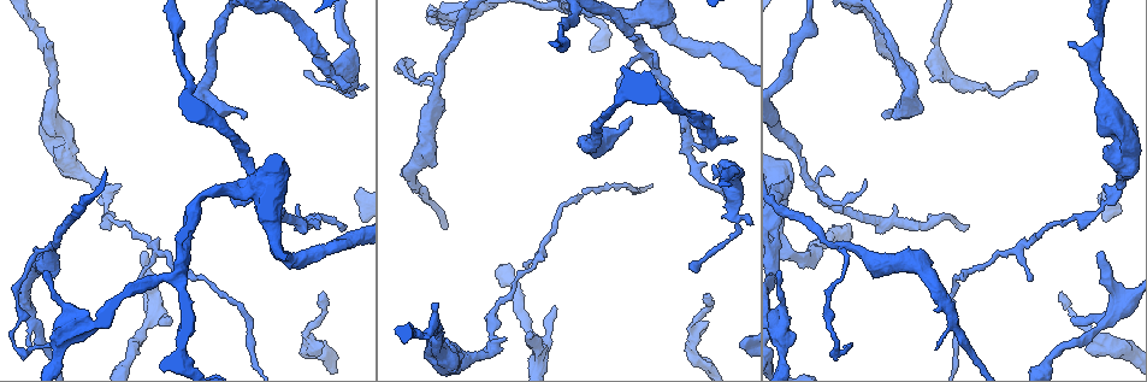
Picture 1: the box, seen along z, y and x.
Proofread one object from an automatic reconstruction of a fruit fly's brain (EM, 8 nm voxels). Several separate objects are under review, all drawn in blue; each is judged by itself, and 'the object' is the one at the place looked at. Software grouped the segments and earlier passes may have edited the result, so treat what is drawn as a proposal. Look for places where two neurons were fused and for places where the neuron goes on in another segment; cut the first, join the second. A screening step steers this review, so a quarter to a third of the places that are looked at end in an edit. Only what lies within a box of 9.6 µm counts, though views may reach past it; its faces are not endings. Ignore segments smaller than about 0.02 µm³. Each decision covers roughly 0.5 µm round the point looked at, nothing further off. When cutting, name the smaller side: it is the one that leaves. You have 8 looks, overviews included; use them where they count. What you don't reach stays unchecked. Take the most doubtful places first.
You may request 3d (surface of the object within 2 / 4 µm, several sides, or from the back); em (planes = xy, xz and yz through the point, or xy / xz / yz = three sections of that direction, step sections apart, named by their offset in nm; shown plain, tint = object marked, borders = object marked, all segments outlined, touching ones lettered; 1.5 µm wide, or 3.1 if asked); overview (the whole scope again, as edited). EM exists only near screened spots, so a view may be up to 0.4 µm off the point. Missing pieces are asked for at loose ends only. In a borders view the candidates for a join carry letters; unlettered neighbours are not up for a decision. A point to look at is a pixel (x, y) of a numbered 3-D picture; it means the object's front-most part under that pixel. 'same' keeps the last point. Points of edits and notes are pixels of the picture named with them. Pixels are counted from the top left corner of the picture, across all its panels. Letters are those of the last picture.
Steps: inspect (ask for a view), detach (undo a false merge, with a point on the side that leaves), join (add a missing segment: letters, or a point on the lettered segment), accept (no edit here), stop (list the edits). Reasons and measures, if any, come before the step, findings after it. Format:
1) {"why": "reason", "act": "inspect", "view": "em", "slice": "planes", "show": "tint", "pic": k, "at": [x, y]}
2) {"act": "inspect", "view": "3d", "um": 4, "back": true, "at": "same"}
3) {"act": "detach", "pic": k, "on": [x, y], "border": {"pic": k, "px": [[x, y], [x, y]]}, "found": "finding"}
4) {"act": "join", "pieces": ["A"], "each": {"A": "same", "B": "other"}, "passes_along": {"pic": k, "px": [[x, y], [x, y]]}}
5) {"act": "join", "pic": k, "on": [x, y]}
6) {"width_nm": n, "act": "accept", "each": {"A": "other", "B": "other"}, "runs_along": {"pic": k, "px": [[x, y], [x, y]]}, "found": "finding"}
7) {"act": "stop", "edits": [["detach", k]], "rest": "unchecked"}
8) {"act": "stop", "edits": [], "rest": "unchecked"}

{"act": "inspect", "view": "em", "slice": "planes", "show": "borders", "pic": 1, "at": [303, 71]}

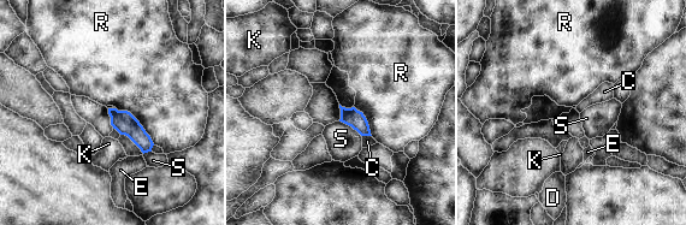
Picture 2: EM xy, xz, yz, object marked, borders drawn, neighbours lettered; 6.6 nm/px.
{"act": "accept", "each": {"C": "other", "D": "other", "E": "other", "K": "other", "R": "other", "S": "other"}, "border": {"pic": 2, "px": [[362, 135], [371, 136]]}, "found": "no lettered segment goes on from it"}

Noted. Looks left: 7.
{"why": "stops while still wide", "act": "inspect", "view": "3d", "um": 4, "pic": 1, "at": [1104, 151]}

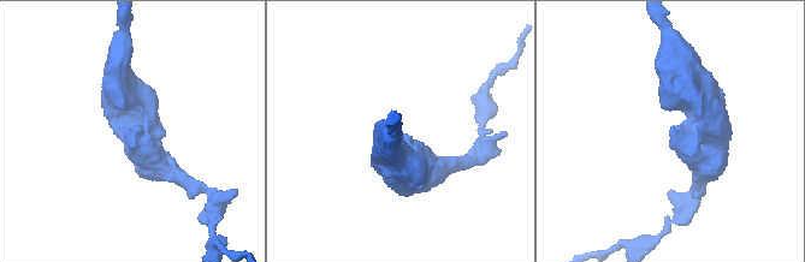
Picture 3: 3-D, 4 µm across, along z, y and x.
{"why": "now the EM", "act": "inspect", "view": "em", "slice": "planes", "show": "borders", "pic": 3, "at": [670, 131]}

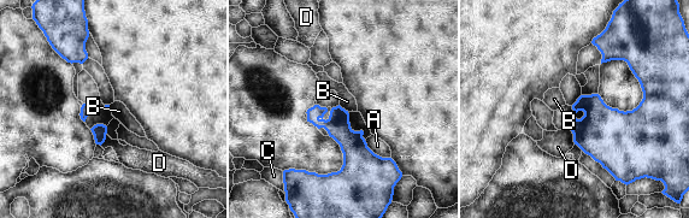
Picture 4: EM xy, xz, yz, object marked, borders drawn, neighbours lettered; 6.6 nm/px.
{"longest_contact_nm": ["A", 220], "act": "accept", "each": {"A": "other", "B": "other", "C": "other", "D": "other"}, "border": {"pic": 4, "px": [[339, 105], [348, 111]]}, "found": "no lettered segment goes on from it"}

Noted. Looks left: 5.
{"act": "inspect", "view": "3d", "um": 4, "pic": 1, "at": [490, 337]}

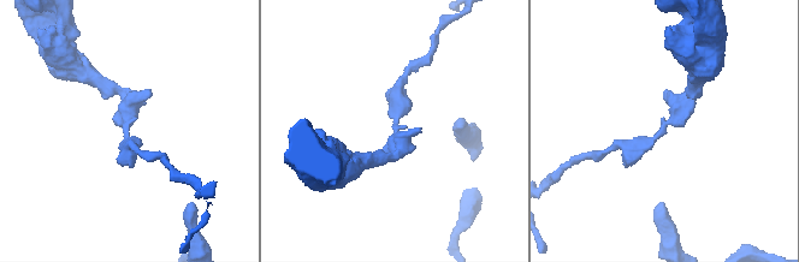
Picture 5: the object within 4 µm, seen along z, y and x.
{"arm_widths_nm": [170, 220], "why": "shape alone is not enough", "act": "inspect", "view": "em", "slice": "planes", "show": "borders", "pic": 5, "at": [124, 129]}

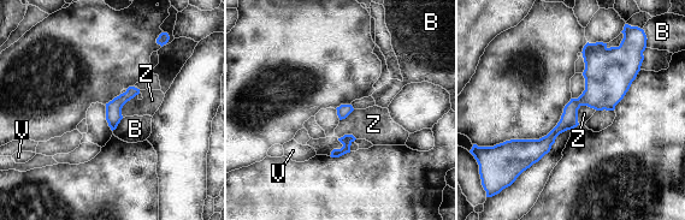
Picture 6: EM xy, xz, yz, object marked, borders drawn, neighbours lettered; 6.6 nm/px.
{"width_nm": 90, "act": "accept", "each": {"B": "other", "V": "other", "Z": "other"}, "border": {"pic": 6, "px": [[596, 110], [582, 106], [578, 124]]}, "found": "all the same neuron"}

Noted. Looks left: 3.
{"act": "stop", "edits": [], "rest": "unchecked"}

